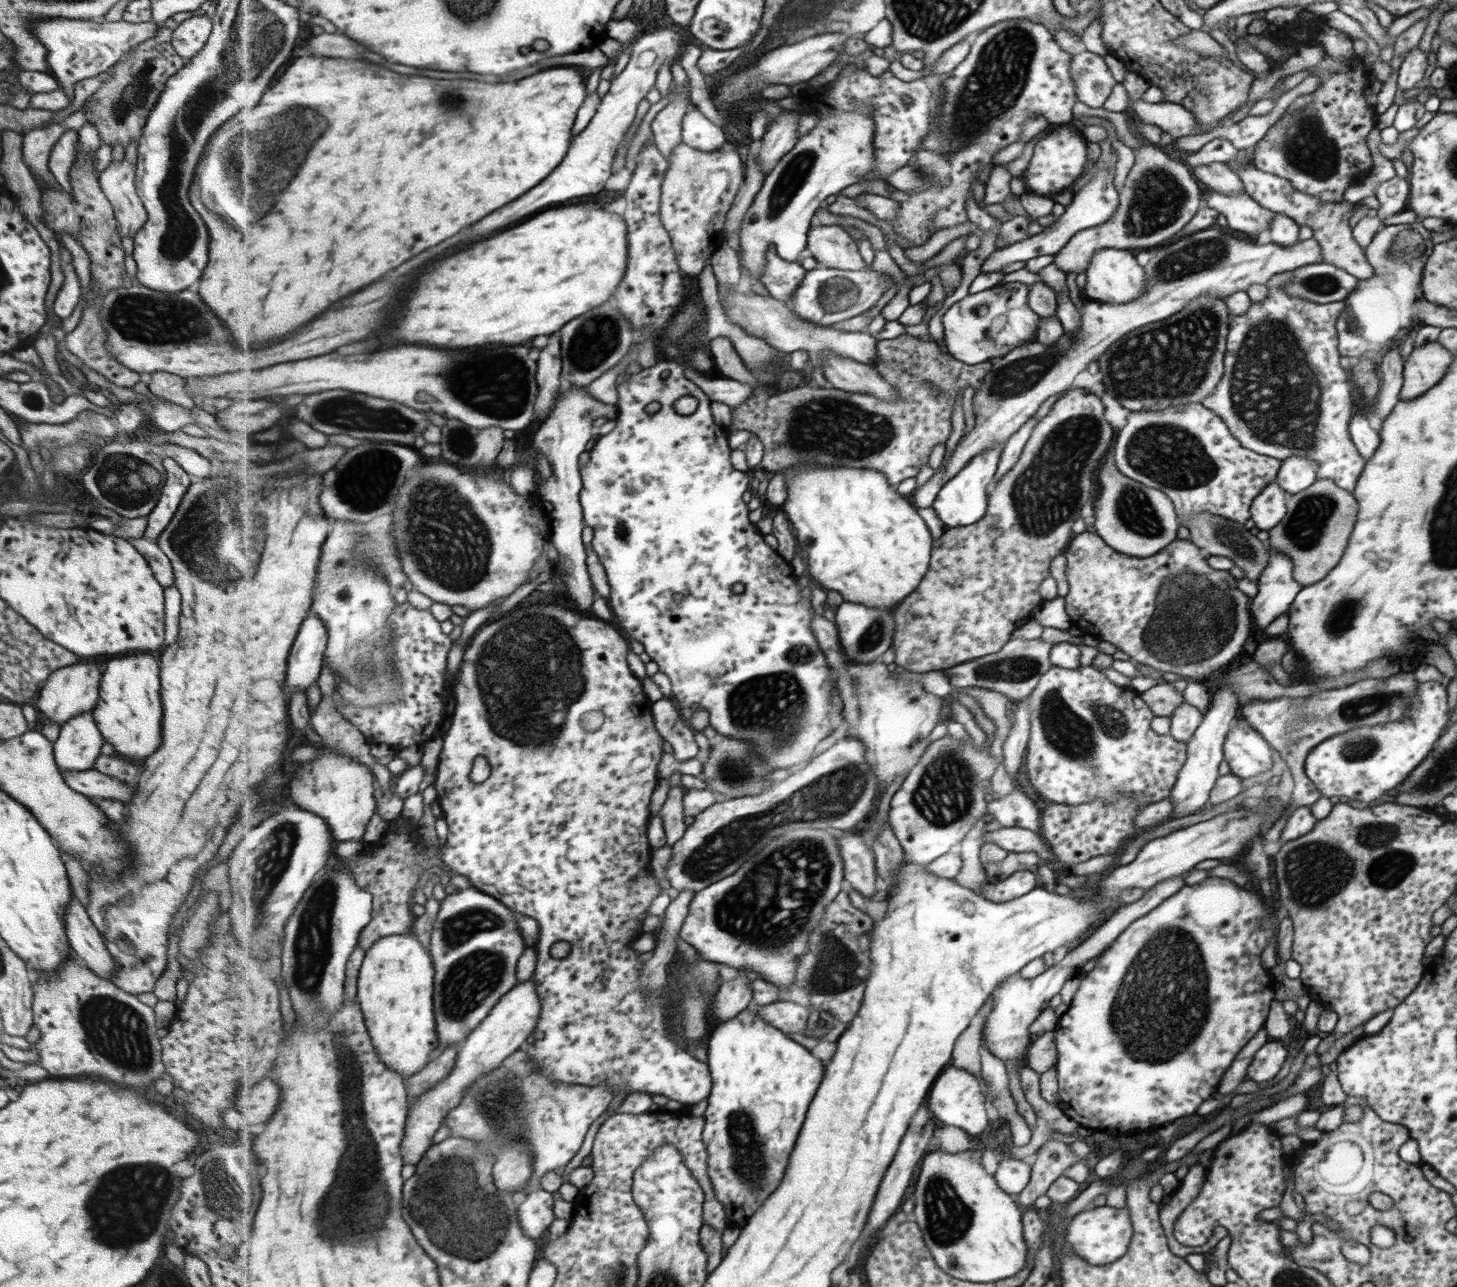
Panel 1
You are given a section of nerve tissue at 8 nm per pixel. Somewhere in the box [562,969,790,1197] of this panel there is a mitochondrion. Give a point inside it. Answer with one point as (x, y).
(694, 985)

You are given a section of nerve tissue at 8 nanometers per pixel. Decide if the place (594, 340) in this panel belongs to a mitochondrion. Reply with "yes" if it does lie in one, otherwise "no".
yes

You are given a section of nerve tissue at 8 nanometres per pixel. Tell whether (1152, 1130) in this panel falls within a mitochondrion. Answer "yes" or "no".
no

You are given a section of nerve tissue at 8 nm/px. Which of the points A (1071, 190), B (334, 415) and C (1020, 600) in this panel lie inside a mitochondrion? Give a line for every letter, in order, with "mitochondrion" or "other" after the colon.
A: other
B: mitochondrion
C: other

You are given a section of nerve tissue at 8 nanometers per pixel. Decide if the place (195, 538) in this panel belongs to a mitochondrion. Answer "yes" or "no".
yes

